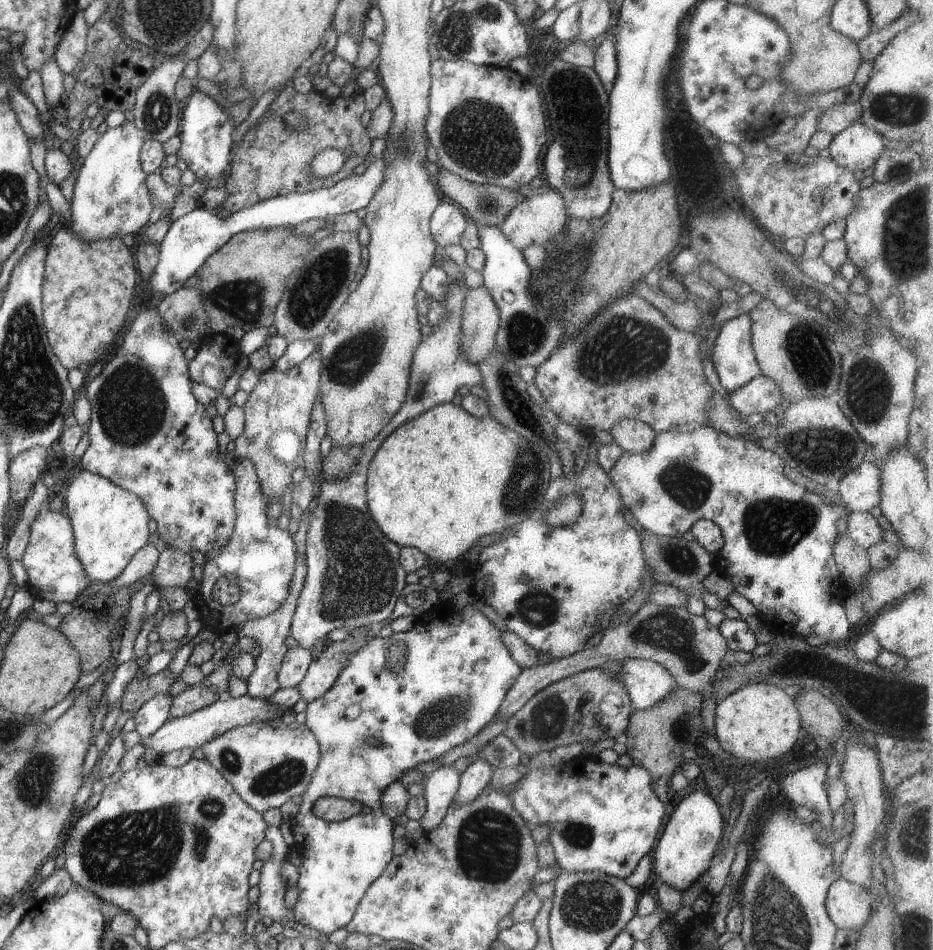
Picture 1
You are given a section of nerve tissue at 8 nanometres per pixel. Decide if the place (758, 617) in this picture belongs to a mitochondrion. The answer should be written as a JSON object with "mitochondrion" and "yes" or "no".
{"mitochondrion":"no"}

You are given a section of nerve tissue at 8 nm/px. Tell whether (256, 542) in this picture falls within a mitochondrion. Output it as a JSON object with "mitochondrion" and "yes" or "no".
{"mitochondrion":"yes"}

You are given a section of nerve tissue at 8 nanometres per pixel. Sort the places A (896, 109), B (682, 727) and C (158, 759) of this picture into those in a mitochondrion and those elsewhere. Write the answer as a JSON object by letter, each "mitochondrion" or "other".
{"A":"mitochondrion","B":"mitochondrion","C":"other"}

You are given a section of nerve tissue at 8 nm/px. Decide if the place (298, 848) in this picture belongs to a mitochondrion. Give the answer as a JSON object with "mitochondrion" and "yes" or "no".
{"mitochondrion":"no"}

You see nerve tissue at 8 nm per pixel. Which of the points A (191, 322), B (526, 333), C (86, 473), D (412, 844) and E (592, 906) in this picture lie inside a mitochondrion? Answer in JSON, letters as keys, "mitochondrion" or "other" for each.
{"A":"mitochondrion","B":"mitochondrion","C":"other","D":"other","E":"mitochondrion"}

